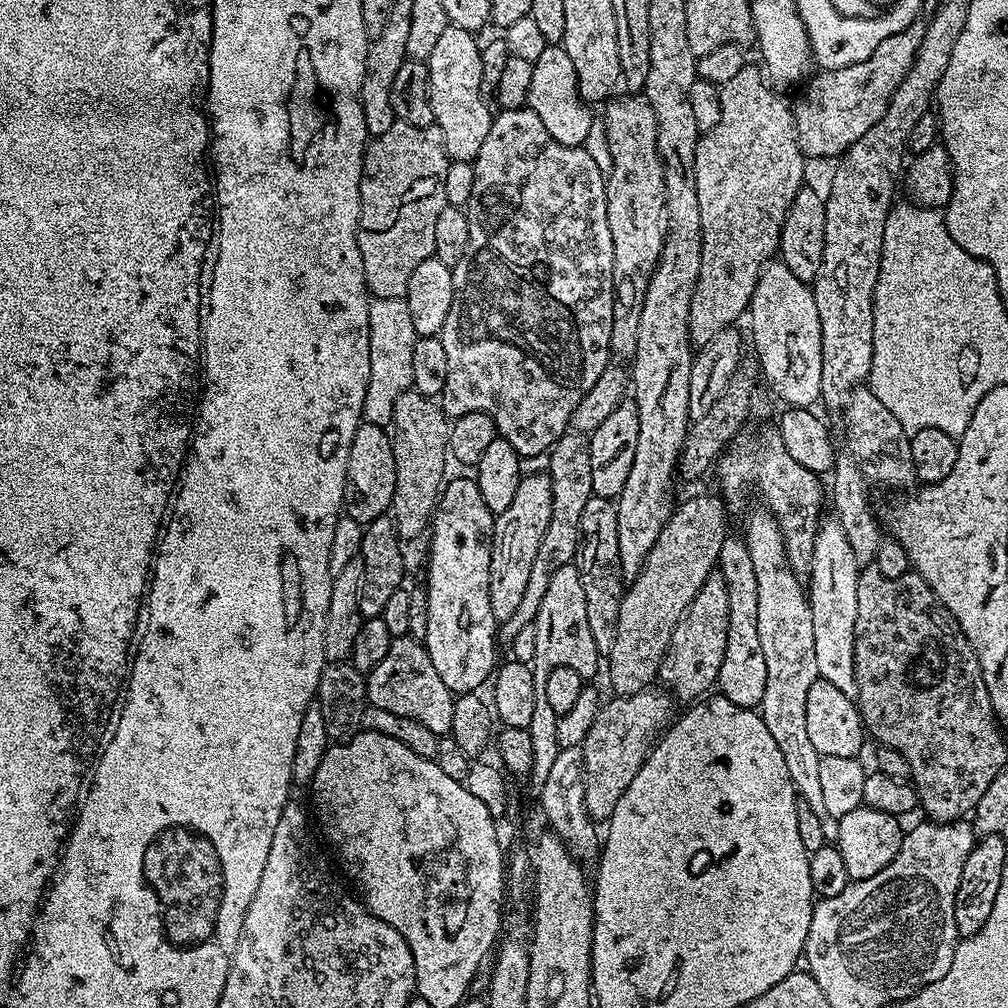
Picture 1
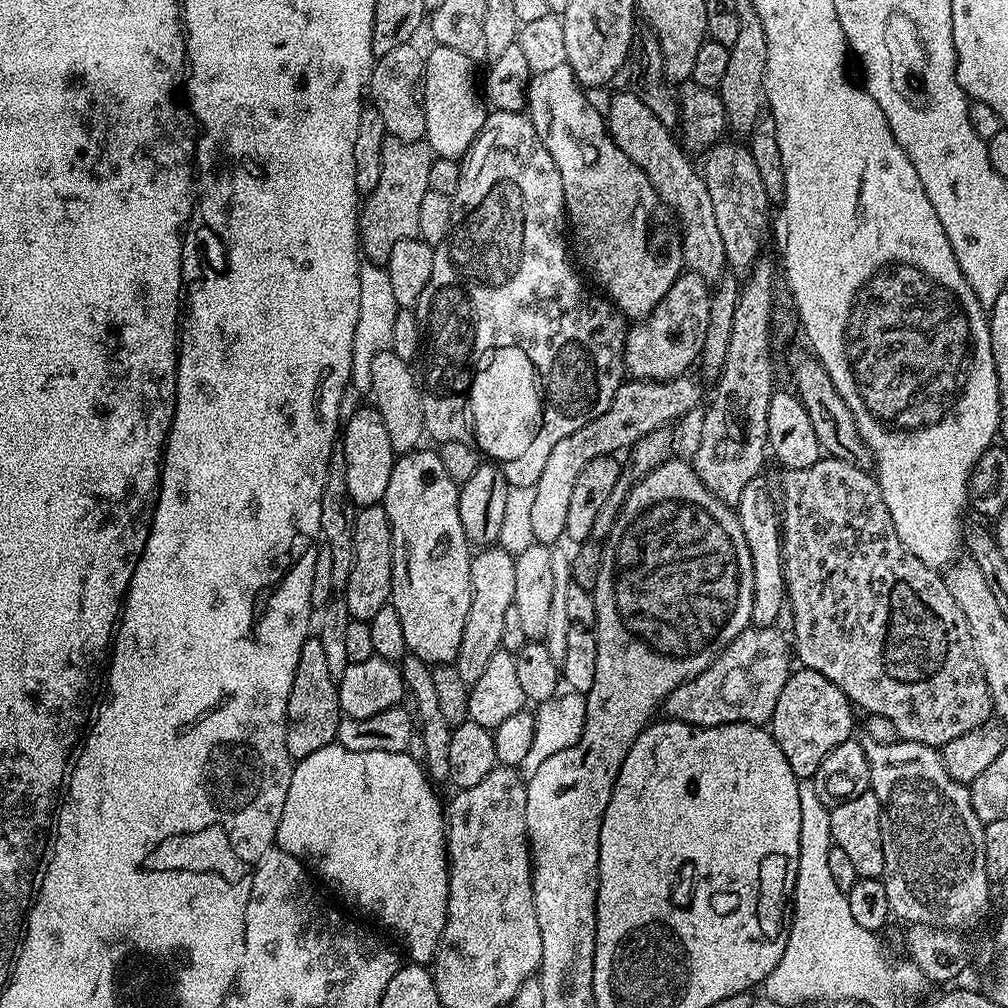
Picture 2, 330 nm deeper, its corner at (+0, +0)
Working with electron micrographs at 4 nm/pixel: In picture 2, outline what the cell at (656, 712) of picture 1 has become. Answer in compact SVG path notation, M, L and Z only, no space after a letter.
M748 627L734 642L721 652L720 657L702 674L691 676L682 686L678 686L662 701L662 712L665 717L681 720L684 724L696 724L700 728L717 728L720 724L759 724L767 725L774 714L774 706L778 706L778 694L782 694L782 686L786 686L790 675L790 644L779 632L779 627Z

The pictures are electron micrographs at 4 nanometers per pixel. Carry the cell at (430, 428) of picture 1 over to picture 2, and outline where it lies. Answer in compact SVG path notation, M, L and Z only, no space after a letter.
M391 350L378 354L370 365L371 403L382 414L382 422L386 422L386 434L390 434L390 446L393 453L403 454L421 447L420 439L425 439L424 411L420 394L421 385L418 376L412 373L413 365L409 361L398 358Z

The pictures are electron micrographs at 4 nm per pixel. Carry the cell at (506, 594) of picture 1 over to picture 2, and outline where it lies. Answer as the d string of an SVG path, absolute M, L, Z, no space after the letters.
M499 546L481 547L470 562L470 586L472 587L470 614L466 614L462 642L458 646L458 654L454 661L458 674L462 674L462 682L469 686L478 682L478 677L489 664L491 656L501 647L502 626L506 614L513 611L515 565L515 555Z

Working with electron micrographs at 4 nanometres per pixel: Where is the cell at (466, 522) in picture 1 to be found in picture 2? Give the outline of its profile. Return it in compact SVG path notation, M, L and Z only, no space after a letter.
M413 450L397 455L395 457L390 482L386 486L386 494L382 501L388 521L392 527L392 598L391 606L398 612L399 621L402 622L403 637L405 646L411 655L422 658L430 666L438 664L452 664L458 654L458 646L462 642L462 634L466 626L466 614L470 614L470 598L472 597L472 587L470 586L470 562L473 553L470 551L470 545L466 534L462 530L462 518L458 514L458 502L460 501L460 489L446 474L446 469L442 467L442 458L439 451L424 452L425 450Z

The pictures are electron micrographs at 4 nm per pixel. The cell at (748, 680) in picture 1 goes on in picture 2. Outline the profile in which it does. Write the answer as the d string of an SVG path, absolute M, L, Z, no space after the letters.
M763 479L751 480L746 490L734 505L738 522L742 522L742 532L746 534L746 544L750 546L750 558L754 558L754 610L752 611L752 624L757 628L770 628L777 623L780 611L786 608L786 585L784 583L784 558L782 555L782 537L780 534L780 513L774 492L763 484Z

